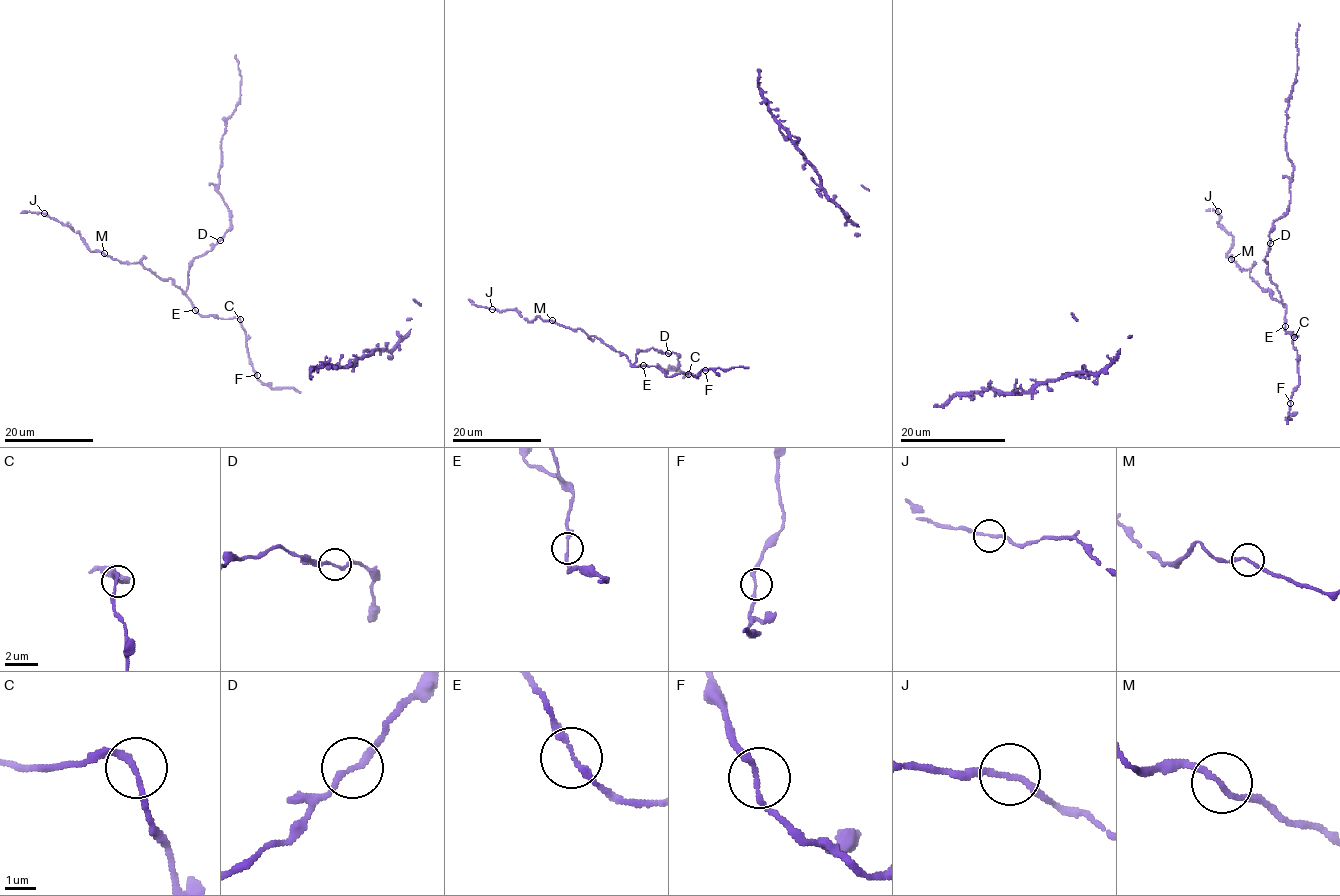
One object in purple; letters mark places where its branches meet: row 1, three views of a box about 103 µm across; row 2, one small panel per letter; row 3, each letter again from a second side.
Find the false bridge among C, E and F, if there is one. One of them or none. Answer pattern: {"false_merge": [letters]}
{"false_merge": []}

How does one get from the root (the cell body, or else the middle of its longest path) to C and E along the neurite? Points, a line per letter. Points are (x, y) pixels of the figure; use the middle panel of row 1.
C: (704, 370), (697, 377), (688, 374)
E: (704, 370), (697, 377), (690, 372), (668, 377), (655, 366), (642, 366)

